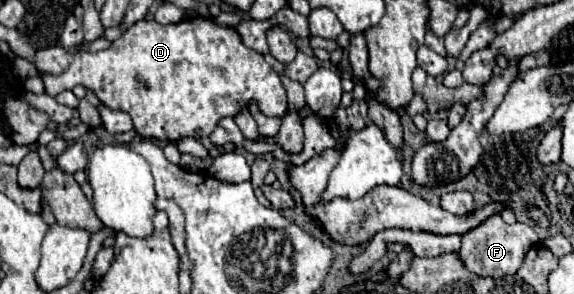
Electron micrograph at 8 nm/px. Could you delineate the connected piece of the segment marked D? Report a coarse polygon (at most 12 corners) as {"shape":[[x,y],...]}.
{"shape":[[211,18],[139,20],[79,50],[81,84],[139,136],[209,136],[255,100],[283,116],[265,58]]}

